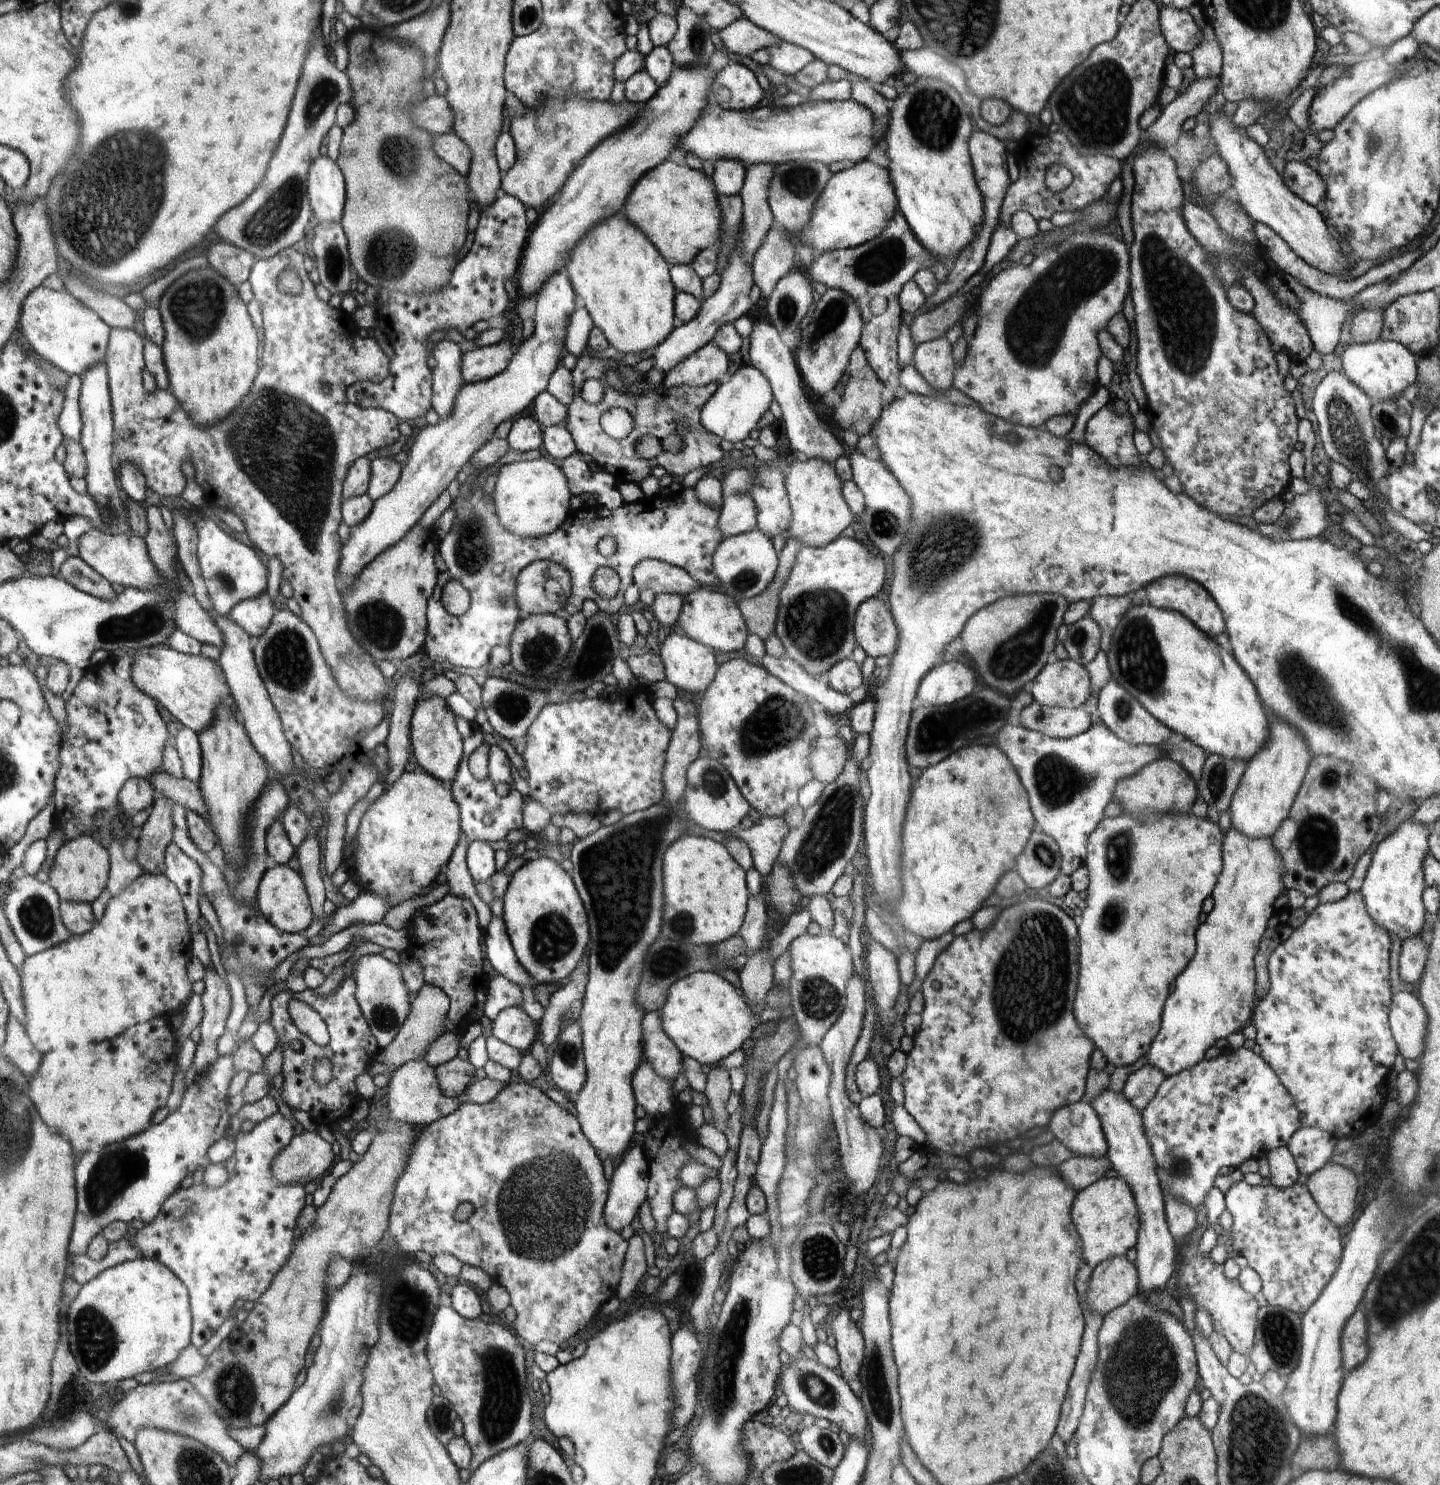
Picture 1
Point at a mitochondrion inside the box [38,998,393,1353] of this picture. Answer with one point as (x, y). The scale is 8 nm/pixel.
(112, 1175)

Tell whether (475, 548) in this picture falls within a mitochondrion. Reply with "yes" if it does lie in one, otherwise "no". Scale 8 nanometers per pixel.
yes

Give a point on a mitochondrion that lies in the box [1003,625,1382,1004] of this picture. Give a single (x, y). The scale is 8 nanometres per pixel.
(1311, 694)

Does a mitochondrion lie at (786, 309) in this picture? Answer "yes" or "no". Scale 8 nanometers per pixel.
yes

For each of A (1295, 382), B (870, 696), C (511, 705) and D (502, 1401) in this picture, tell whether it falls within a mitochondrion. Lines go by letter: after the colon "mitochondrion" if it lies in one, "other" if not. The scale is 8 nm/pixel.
A: other
B: other
C: mitochondrion
D: mitochondrion

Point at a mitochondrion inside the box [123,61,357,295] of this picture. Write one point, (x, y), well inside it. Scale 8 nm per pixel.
(276, 215)

